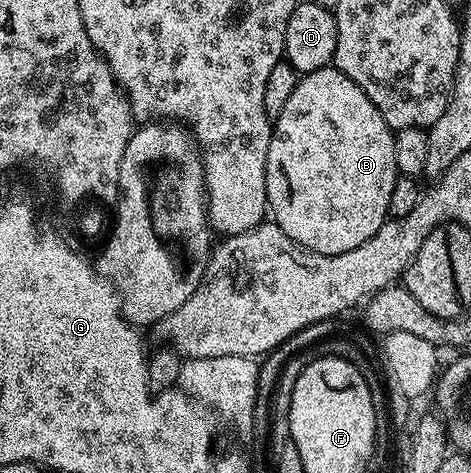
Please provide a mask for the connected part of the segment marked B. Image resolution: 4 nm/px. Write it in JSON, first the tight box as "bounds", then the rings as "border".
{"bounds":[266,65,400,256],"border":[[[328,65],[311,74],[301,75],[296,89],[292,91],[292,96],[288,99],[288,104],[284,104],[284,112],[280,112],[280,116],[273,119],[270,131],[268,160],[266,161],[266,205],[272,215],[272,221],[293,242],[297,242],[306,250],[317,254],[336,256],[340,252],[352,252],[352,248],[360,248],[360,244],[364,244],[364,240],[376,236],[376,232],[388,221],[392,188],[400,177],[396,168],[394,135],[395,131],[390,129],[384,116],[380,116],[376,104],[372,104],[372,100],[368,100],[368,96],[364,96],[362,89],[352,80],[348,80],[348,76],[344,76],[344,72],[340,72],[333,65]]]}

